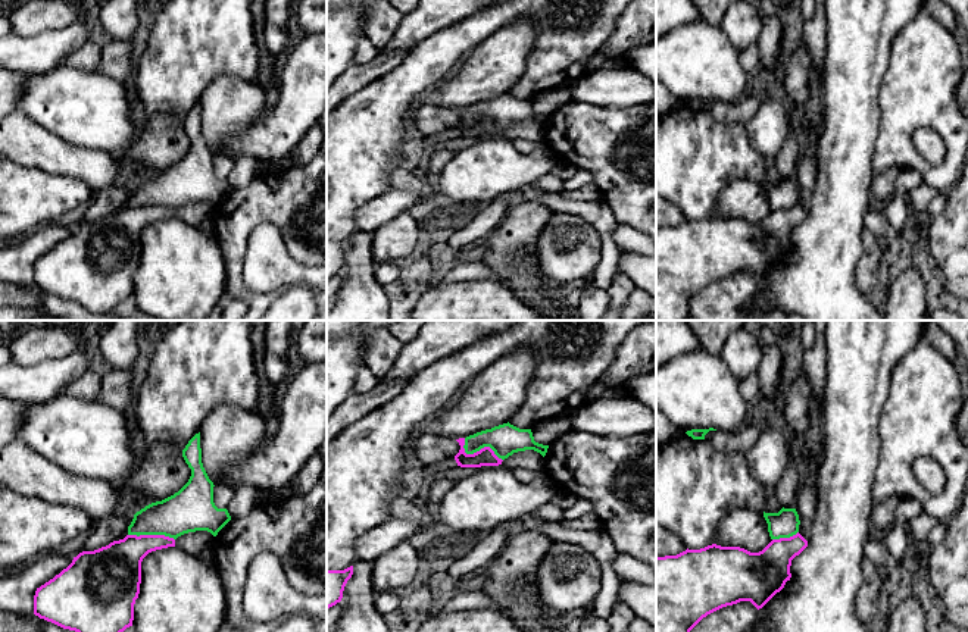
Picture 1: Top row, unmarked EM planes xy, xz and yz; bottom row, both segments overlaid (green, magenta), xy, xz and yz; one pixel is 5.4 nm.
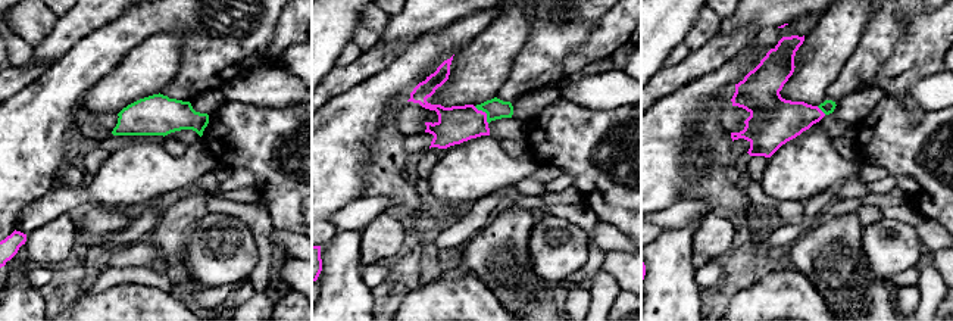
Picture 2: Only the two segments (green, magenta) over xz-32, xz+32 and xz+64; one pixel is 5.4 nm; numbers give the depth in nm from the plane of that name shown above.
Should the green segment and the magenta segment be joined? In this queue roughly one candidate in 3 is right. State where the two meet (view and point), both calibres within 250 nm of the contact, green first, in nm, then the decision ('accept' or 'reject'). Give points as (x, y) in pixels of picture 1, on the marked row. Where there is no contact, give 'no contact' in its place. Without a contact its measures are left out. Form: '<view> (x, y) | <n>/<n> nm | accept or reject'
xz (477, 450) | 170/100 nm | reject

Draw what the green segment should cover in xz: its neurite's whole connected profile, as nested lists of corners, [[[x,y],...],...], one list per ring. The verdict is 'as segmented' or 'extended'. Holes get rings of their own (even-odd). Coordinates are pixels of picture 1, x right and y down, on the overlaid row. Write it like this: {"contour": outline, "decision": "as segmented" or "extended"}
{"contour": [[[509,422],[465,438],[466,454],[474,454],[484,447],[490,447],[502,460],[525,450],[534,450],[544,457],[549,448],[534,441],[531,429],[519,429]]], "decision": "as segmented"}

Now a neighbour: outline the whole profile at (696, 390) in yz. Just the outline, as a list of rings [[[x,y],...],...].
[[[699,350],[656,367],[656,410],[681,432],[709,428],[731,432],[744,426],[747,401],[740,391],[740,381],[722,359]]]

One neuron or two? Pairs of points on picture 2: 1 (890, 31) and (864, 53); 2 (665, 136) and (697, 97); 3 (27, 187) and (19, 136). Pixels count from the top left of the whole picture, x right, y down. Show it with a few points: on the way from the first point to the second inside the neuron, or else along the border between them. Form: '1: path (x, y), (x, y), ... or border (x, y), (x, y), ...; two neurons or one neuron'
1: path (884, 36), (869, 50); one neuron
2: path (671, 127), (689, 106); one neuron
3: path (24, 174), (24, 156), (19, 149); one neuron

